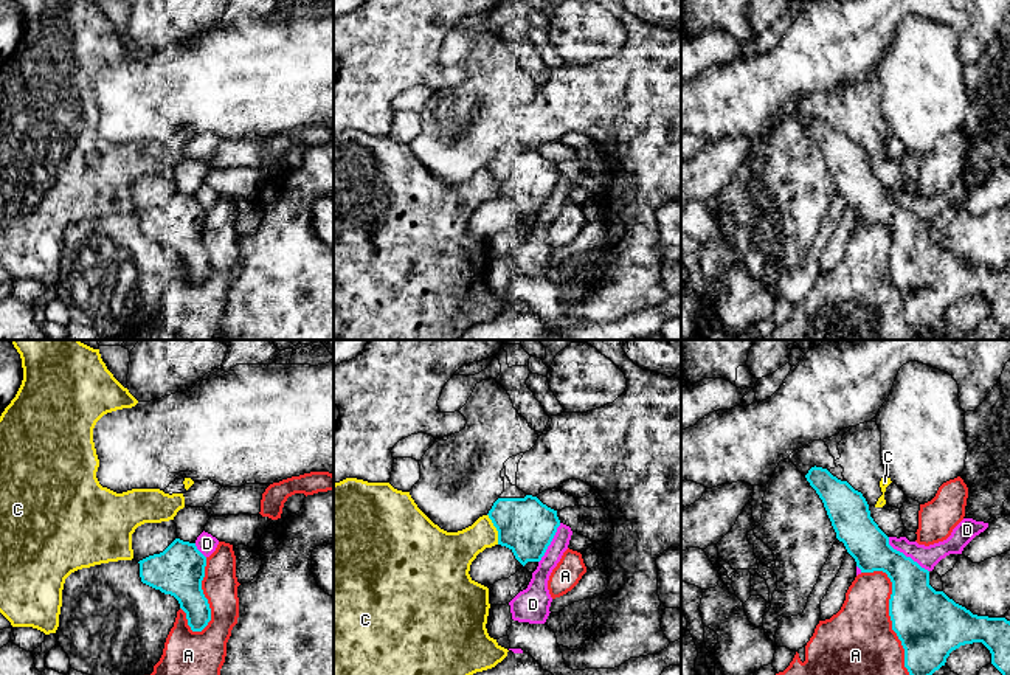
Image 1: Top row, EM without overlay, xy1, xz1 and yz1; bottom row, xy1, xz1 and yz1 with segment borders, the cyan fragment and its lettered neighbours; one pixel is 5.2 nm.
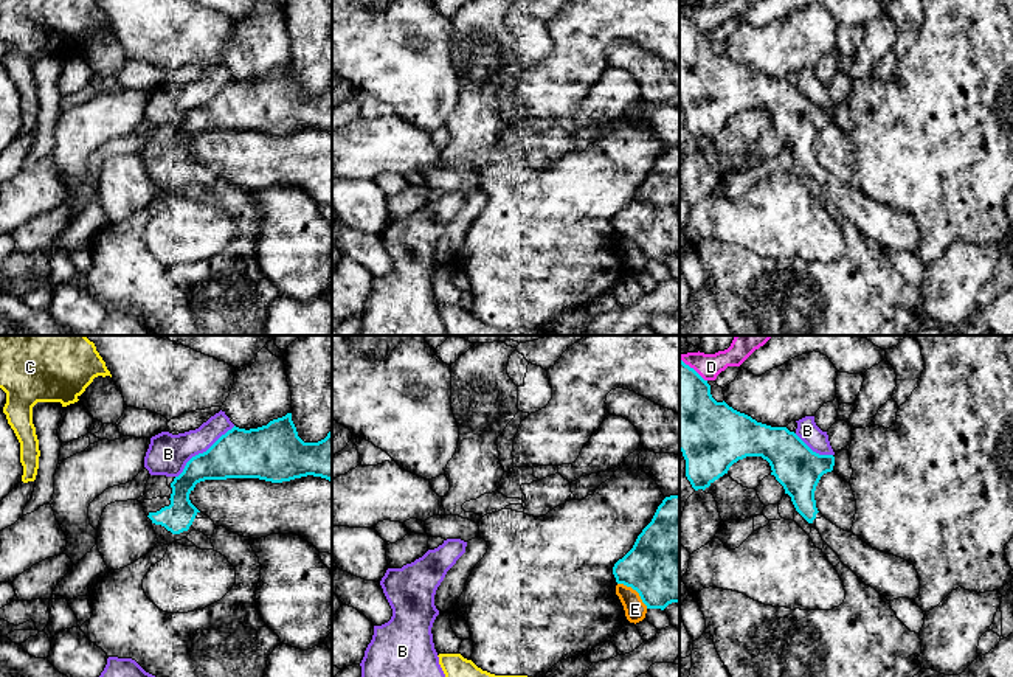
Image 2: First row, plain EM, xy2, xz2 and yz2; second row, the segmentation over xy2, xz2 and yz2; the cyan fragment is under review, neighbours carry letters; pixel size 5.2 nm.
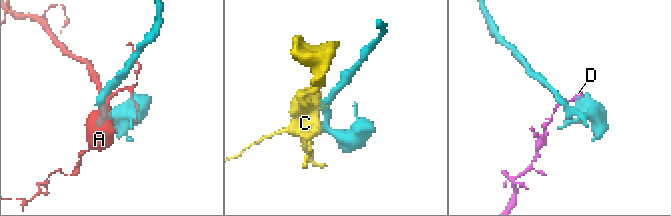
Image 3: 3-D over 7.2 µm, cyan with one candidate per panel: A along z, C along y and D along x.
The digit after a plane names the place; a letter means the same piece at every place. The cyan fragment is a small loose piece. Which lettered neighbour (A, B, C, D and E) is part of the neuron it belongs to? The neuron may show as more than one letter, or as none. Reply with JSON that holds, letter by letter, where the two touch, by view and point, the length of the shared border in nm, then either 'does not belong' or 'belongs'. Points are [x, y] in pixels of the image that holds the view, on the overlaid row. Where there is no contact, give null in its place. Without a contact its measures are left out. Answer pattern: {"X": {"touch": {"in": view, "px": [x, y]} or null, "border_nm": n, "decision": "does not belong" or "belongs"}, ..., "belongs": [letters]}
{"A": {"touch": {"in": "yz1", "px": [889, 612]}, "border_nm": 600, "decision": "does not belong"}, "B": {"touch": {"in": "xy2", "px": [203, 452]}, "border_nm": 420, "decision": "does not belong"}, "C": {"touch": {"in": "xz1", "px": [497, 529]}, "border_nm": 170, "decision": "does not belong"}, "D": {"touch": {"in": "yz1", "px": [905, 556]}, "border_nm": 280, "decision": "does not belong"}, "E": {"touch": {"in": "xz2", "px": [635, 589]}, "border_nm": 200, "decision": "does not belong"}, "belongs": []}

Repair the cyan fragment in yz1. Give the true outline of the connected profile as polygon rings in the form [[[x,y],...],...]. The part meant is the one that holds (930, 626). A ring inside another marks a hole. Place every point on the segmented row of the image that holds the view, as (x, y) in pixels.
[[[816,466],[805,478],[822,500],[836,538],[844,543],[861,573],[883,571],[891,579],[889,616],[892,630],[905,649],[905,667],[909,675],[932,675],[945,666],[953,650],[973,642],[982,642],[991,653],[991,664],[1002,675],[1010,675],[1010,621],[973,614],[943,591],[936,591],[929,585],[929,571],[889,545],[889,537],[870,517],[866,498],[847,481]]]

